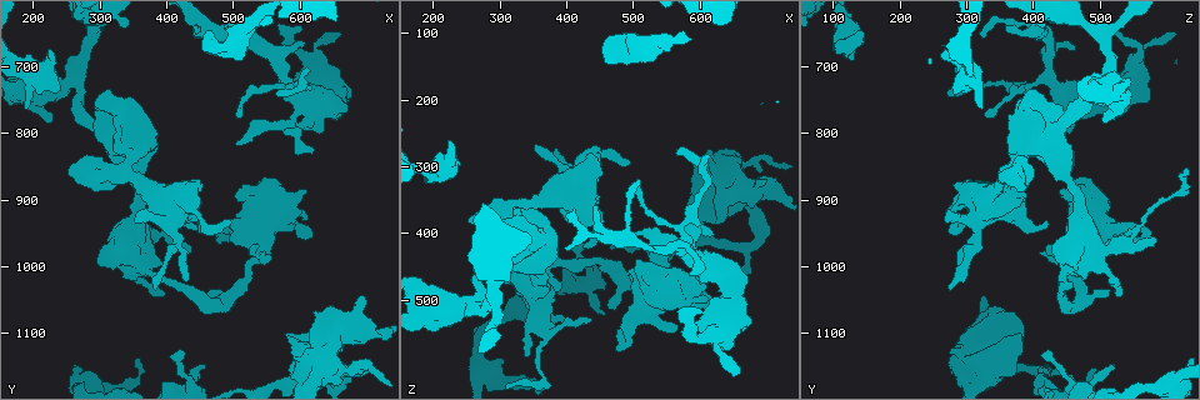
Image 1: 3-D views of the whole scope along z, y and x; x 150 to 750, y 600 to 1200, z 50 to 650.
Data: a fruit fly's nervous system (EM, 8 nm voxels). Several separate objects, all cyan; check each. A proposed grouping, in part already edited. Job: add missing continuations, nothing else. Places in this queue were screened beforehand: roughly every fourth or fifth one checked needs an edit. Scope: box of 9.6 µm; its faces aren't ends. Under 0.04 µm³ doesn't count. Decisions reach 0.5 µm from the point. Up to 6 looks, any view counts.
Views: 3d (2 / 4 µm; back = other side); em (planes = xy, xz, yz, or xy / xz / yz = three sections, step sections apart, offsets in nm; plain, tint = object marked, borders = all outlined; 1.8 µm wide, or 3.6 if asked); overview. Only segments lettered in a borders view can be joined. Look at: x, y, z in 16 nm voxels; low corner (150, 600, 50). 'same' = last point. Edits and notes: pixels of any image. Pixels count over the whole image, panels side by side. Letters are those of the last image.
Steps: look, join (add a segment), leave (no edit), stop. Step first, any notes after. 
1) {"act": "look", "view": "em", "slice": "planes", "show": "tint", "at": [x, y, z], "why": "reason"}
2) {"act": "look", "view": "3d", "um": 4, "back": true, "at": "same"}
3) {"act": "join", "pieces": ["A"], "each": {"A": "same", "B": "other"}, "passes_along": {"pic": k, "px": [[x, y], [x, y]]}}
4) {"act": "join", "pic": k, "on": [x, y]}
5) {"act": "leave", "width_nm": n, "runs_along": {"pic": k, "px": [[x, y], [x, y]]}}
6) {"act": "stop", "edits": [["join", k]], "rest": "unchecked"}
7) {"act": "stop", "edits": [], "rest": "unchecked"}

{"act": "look", "view": "3d", "um": 2, "at": [385, 1035, 275], "why": "thin end"}

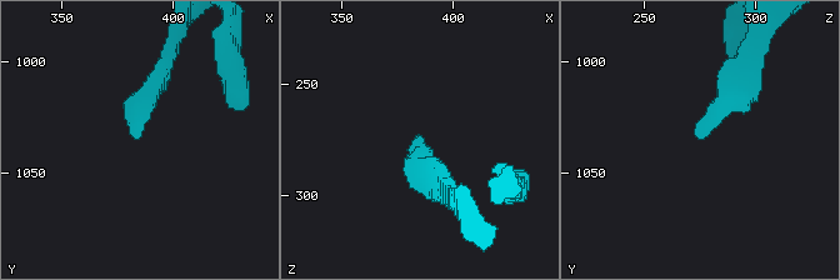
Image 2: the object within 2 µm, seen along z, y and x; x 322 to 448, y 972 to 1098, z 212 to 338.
{"act": "look", "view": "em", "slice": "planes", "show": "plain", "at": [382, 1030, 274]}

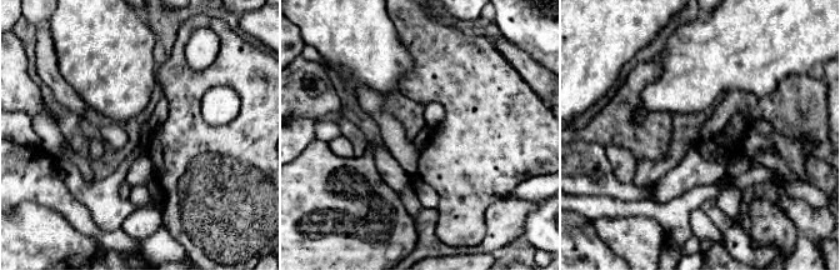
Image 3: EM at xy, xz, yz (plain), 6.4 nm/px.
{"act": "look", "view": "em", "slice": "planes", "show": "borders", "at": "same"}

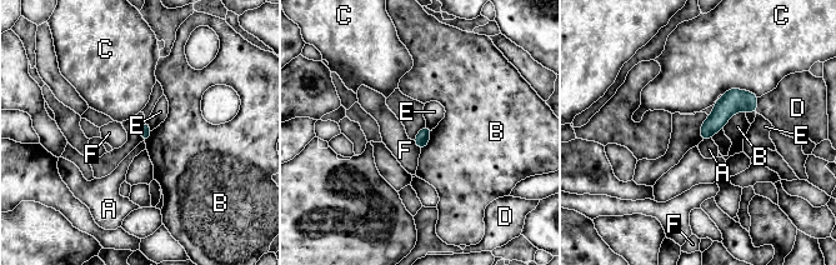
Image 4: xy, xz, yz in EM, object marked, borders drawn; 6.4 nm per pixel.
{"act": "leave", "each": {"A": "other", "B": "other", "C": "other", "D": "other", "E": "other", "F": "other"}, "runs_along": {"pic": 4, "px": [[755, 99], [736, 100], [704, 135]]}, "found": "none of them fits"}

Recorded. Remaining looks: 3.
{"act": "look", "view": "em", "um": 3.6, "slice": "planes", "show": "borders", "at": [605, 1130, 275], "why": "free end"}

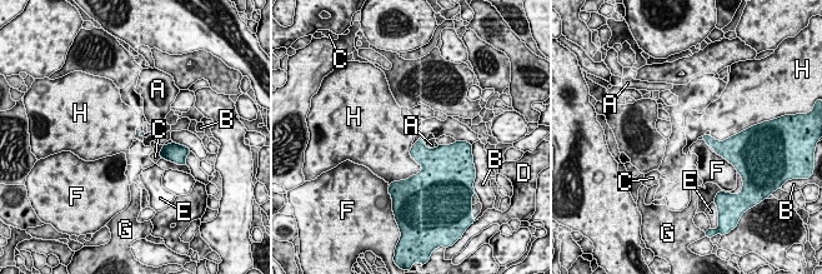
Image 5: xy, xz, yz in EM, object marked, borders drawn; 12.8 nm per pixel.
{"act": "leave", "each": {"A": "other", "B": "other", "C": "other", "D": "other", "E": "other", "F": "other", "G": "other", "H": "other"}, "border": {"pic": 5, "px": [[410, 148], [421, 169], [406, 179]]}, "found": "none of them fits"}

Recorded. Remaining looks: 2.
{"act": "look", "view": "em", "slice": "xz", "step": 4, "show": "tint", "at": [195, 760, 325], "why": "branch stops here"}

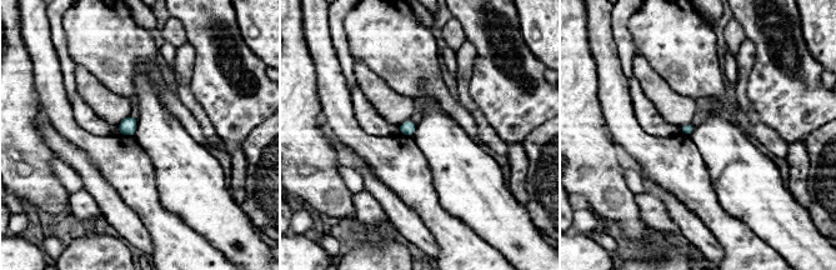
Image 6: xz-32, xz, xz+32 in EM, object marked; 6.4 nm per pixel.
{"act": "look", "view": "em", "slice": "planes", "show": "borders", "at": "same"}

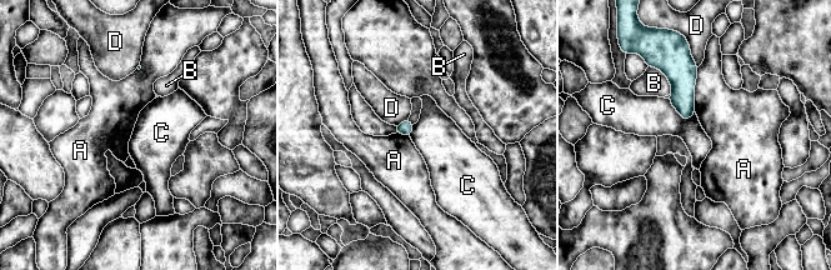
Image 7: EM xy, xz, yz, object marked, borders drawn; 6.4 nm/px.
{"act": "leave", "each": {"A": "other", "B": "other", "C": "other", "D": "other"}, "border": {"pic": 7, "px": [[667, 99], [684, 119], [694, 115]]}, "found": "no lettered segment goes on from it"}

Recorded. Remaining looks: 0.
{"act": "stop", "edits": [], "rest": "unchecked"}

